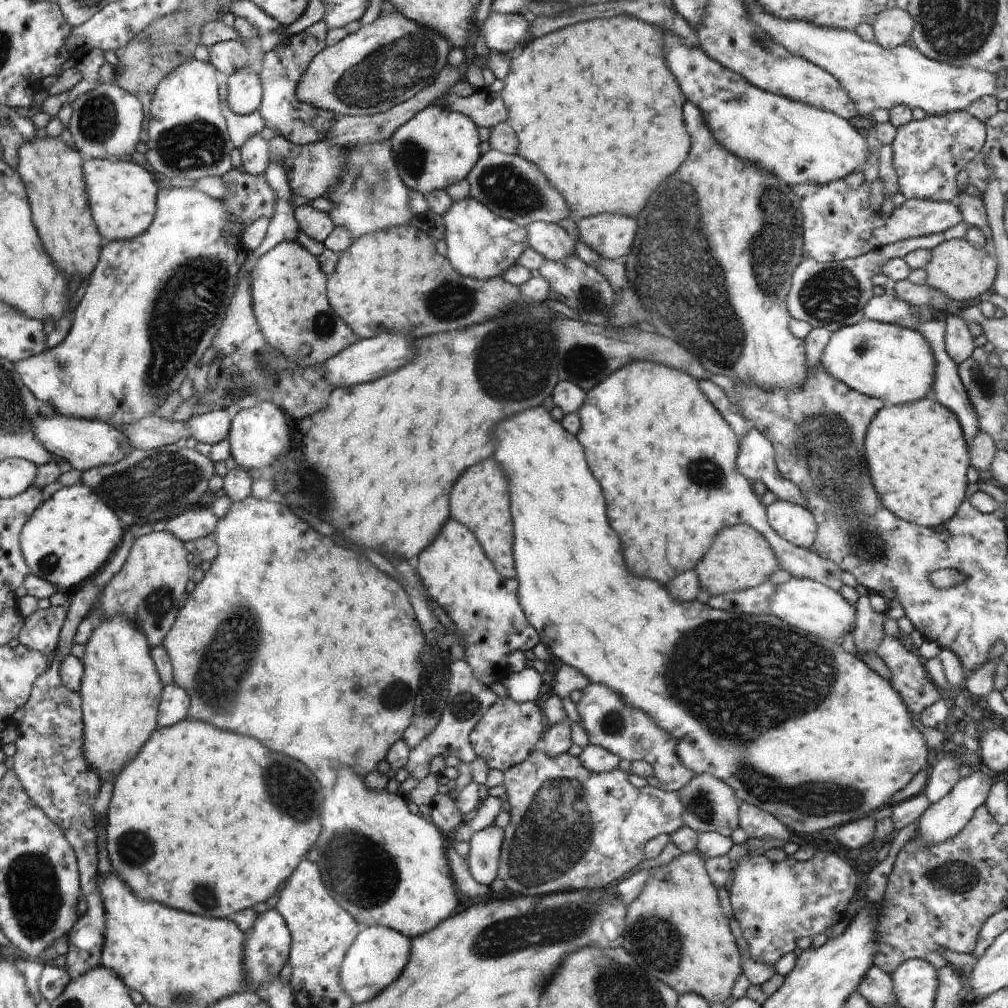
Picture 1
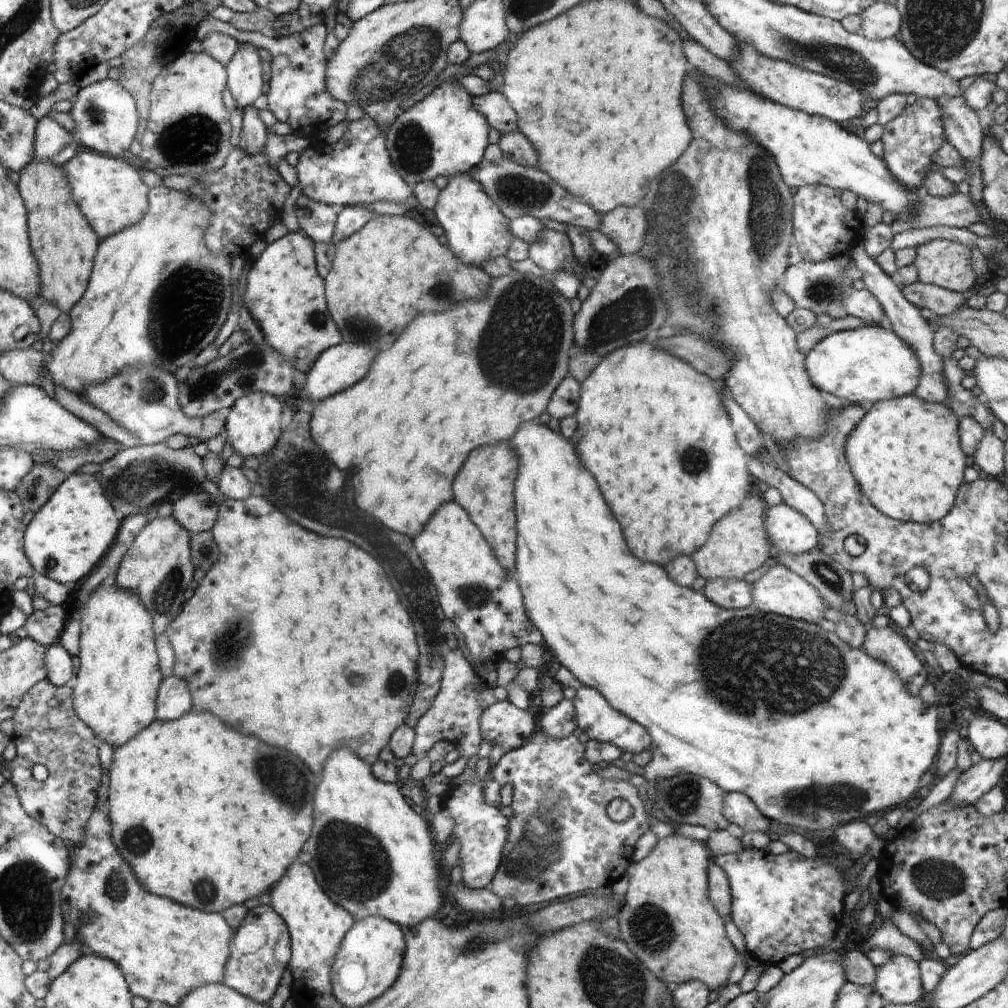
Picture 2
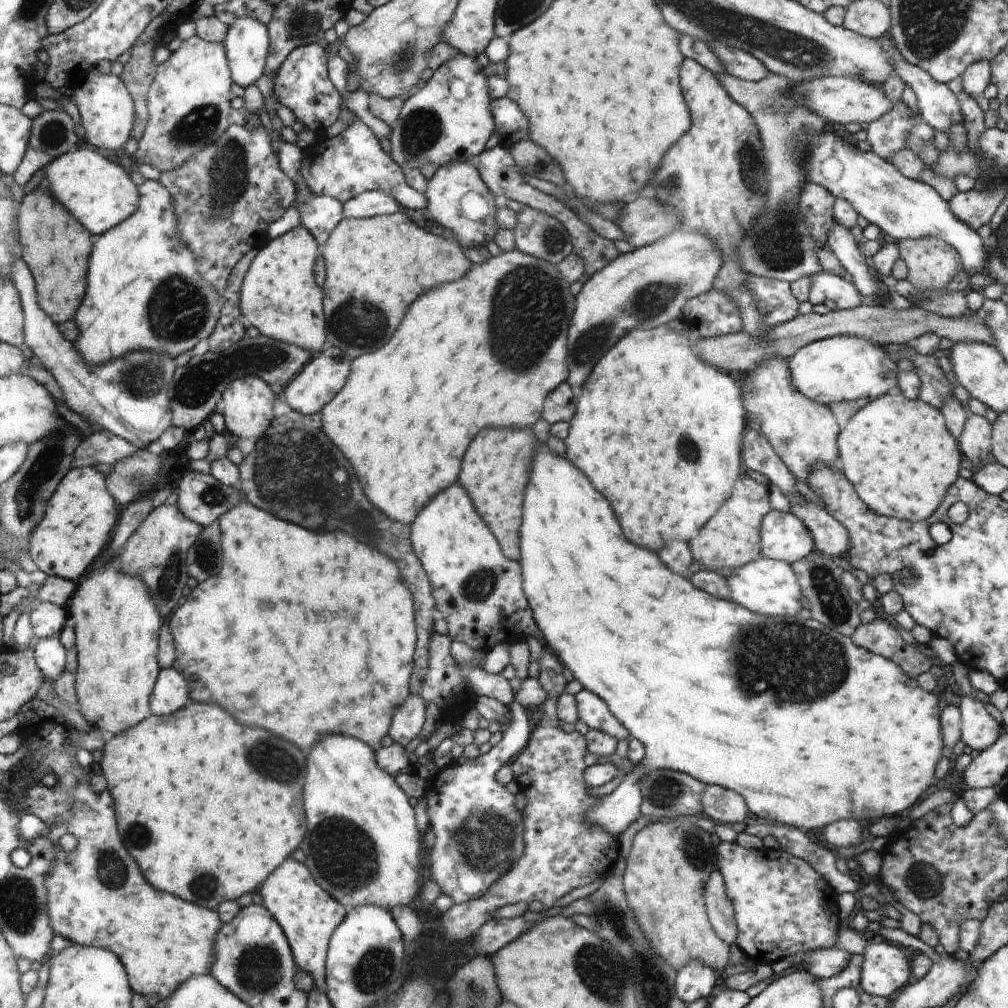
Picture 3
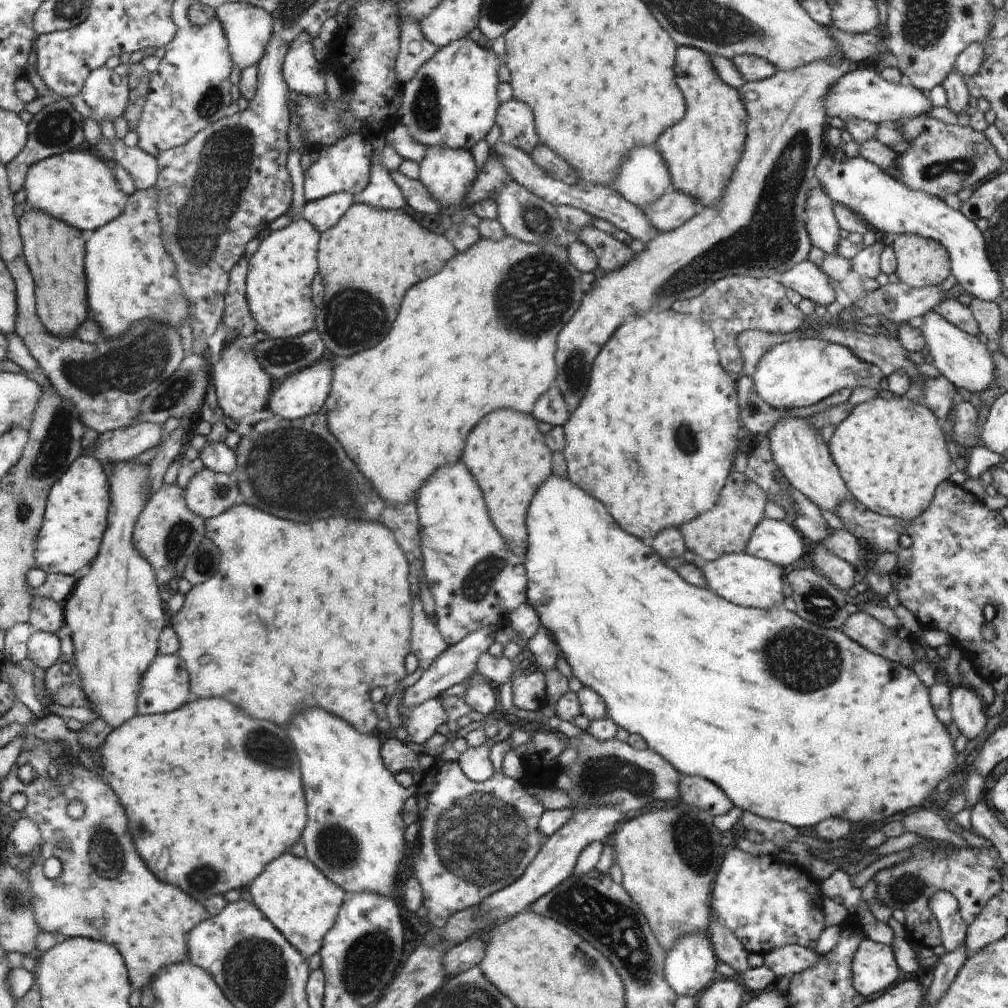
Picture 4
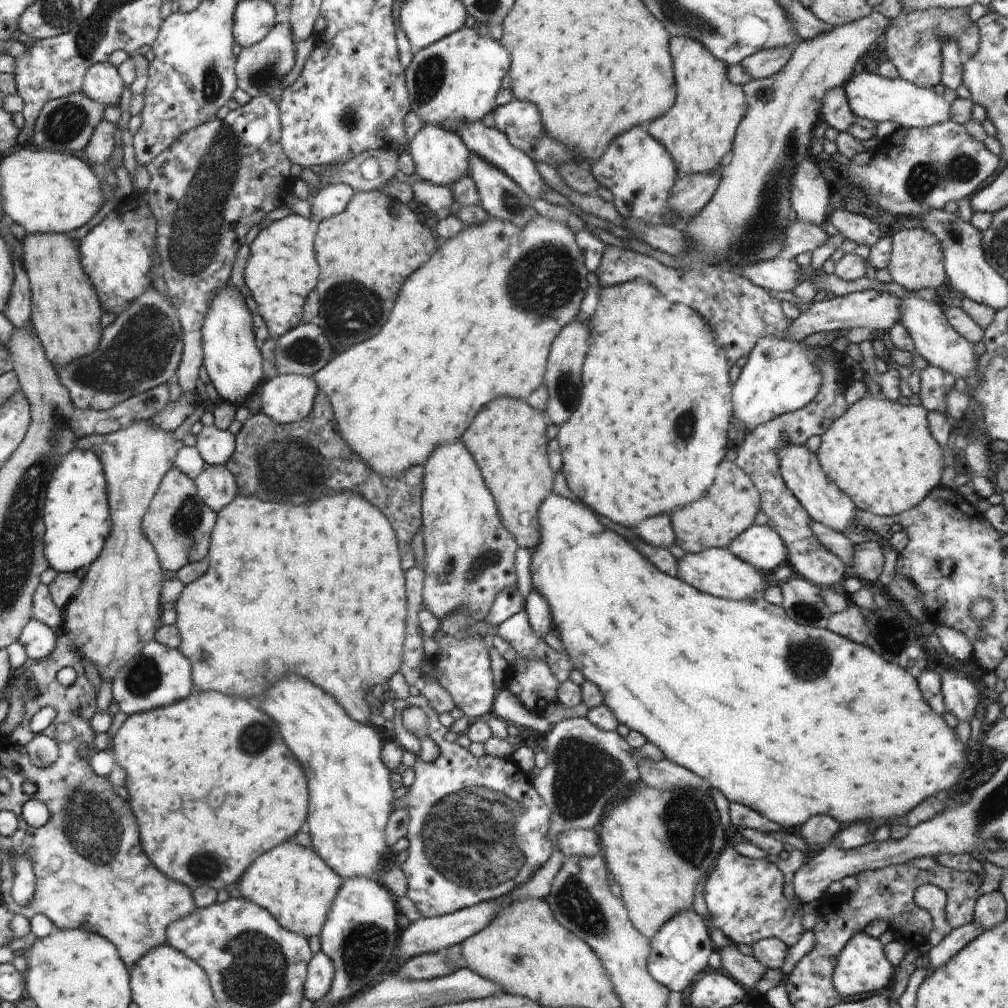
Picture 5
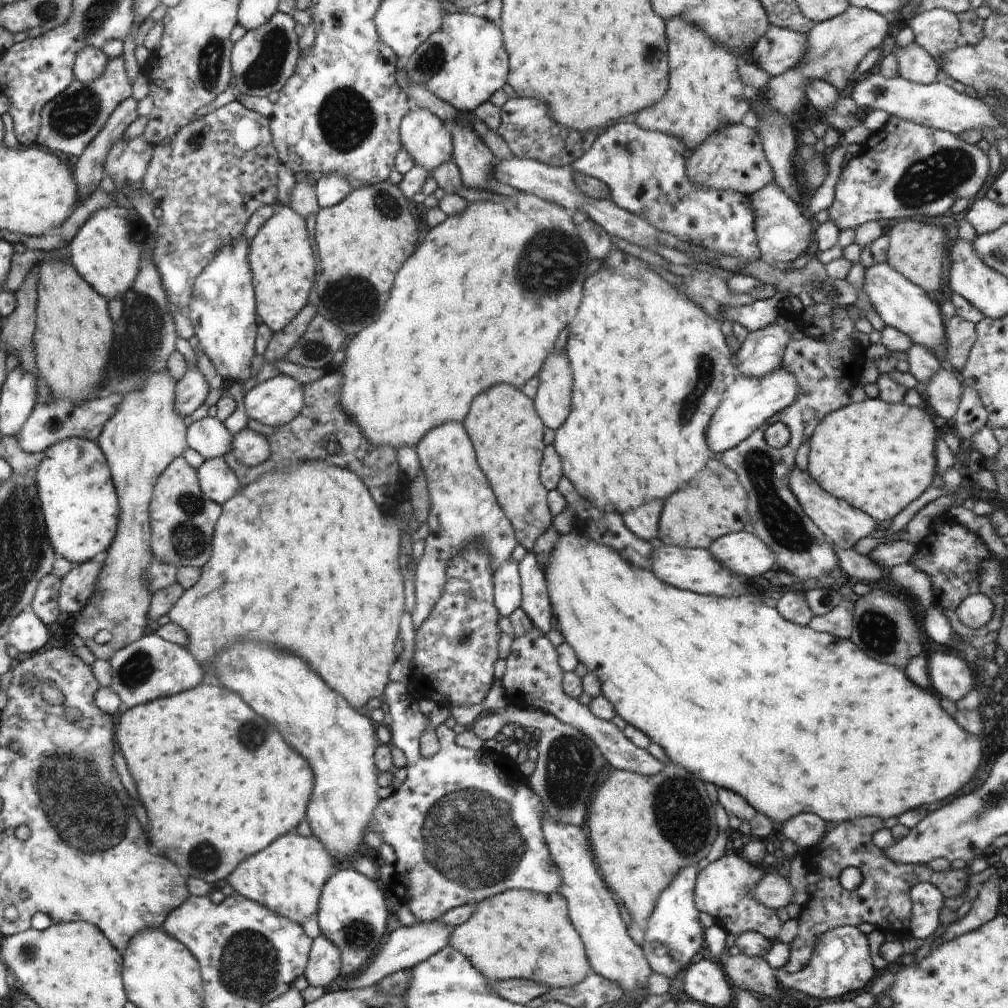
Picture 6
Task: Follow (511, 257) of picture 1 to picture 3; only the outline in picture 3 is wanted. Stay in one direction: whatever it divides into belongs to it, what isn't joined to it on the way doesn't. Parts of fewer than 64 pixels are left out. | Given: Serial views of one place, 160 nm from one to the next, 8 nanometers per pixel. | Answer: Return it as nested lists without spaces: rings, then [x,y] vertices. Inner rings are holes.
[[[474,162],[452,163],[447,167],[438,167],[434,177],[427,181],[425,194],[427,198],[426,207],[432,218],[444,228],[449,228],[454,232],[453,239],[463,250],[480,245],[486,246],[496,236],[499,227],[495,215],[501,204],[482,180]],[[468,194],[480,194],[484,198],[482,206],[462,206],[462,198],[468,196]]]

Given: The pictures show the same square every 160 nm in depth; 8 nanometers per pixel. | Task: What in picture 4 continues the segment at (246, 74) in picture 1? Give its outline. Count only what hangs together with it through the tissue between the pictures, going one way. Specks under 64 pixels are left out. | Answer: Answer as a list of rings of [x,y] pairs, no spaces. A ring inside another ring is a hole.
[[[224,3],[215,10],[222,23],[236,68],[258,64],[273,31],[271,14],[246,3]]]

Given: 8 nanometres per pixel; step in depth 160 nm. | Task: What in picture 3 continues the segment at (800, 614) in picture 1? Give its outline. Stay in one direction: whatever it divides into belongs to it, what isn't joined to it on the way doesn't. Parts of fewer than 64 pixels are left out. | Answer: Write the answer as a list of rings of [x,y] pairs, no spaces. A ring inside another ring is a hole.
[[[762,556],[734,570],[736,575],[727,578],[731,592],[730,600],[762,616],[800,617],[799,613],[803,609],[800,603],[803,596],[801,584],[787,562]]]

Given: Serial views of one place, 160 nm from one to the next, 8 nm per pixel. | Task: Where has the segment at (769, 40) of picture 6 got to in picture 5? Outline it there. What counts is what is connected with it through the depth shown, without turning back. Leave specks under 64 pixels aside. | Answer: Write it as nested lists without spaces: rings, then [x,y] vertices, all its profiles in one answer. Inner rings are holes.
[[[791,47],[759,50],[747,56],[741,65],[752,79],[765,79],[781,72],[793,50]]]

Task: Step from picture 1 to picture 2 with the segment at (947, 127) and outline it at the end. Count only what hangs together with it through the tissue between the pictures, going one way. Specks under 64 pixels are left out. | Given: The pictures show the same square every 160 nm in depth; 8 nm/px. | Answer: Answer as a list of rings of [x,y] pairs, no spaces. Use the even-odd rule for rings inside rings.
[[[918,98],[914,104],[907,105],[894,120],[882,125],[880,141],[884,146],[884,163],[896,181],[910,190],[918,190],[922,187],[920,182],[924,180],[926,172],[930,172],[930,168],[937,168],[932,162],[932,154],[936,154],[936,148],[946,142],[940,106],[930,98]]]

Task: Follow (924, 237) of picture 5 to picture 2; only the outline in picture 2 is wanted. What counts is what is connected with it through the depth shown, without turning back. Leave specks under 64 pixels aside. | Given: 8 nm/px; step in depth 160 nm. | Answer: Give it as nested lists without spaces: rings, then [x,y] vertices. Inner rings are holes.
[[[945,239],[930,240],[916,248],[914,266],[918,281],[970,294],[976,284],[971,250]]]

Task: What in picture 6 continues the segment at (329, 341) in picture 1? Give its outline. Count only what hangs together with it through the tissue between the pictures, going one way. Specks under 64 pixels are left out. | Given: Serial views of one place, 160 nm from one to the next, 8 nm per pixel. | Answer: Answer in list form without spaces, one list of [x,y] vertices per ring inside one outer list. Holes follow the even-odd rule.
[[[277,202],[274,214],[258,230],[250,243],[249,264],[256,274],[256,298],[260,298],[260,318],[272,332],[286,328],[308,304],[314,284],[314,250],[308,240],[304,217]]]

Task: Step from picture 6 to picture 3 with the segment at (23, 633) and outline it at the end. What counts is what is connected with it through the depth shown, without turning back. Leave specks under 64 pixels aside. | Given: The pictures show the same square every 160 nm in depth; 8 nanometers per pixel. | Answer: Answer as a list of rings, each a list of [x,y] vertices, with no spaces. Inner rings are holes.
[[[41,638],[33,643],[35,662],[43,671],[43,676],[56,680],[67,668],[67,649],[59,638]]]

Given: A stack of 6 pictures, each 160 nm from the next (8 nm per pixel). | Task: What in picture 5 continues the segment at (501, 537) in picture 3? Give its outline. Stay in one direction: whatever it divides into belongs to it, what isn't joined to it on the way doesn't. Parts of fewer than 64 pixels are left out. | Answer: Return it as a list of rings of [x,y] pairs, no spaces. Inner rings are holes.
[[[504,397],[496,398],[484,410],[480,410],[470,430],[464,434],[464,444],[472,454],[473,461],[478,465],[490,494],[495,498],[502,524],[515,538],[518,548],[532,550],[538,544],[540,533],[537,510],[541,502],[552,493],[555,472],[550,466],[547,453],[549,443],[546,436],[547,426],[544,414],[532,408],[526,401]]]

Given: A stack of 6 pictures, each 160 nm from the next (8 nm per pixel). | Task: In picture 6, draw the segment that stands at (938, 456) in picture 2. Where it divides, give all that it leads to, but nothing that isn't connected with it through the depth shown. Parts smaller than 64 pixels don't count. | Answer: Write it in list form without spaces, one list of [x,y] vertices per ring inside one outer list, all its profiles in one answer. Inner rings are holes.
[[[880,398],[850,403],[827,414],[814,429],[810,441],[808,472],[833,497],[864,511],[877,520],[893,519],[929,486],[936,474],[935,442],[941,434],[924,406],[887,403]]]

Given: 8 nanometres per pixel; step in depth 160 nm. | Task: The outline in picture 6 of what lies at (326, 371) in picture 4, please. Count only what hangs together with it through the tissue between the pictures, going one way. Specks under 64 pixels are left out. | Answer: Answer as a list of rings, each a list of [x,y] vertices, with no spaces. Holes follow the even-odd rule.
[[[277,375],[255,385],[244,395],[249,418],[266,426],[279,427],[294,421],[306,405],[303,384],[288,375]]]

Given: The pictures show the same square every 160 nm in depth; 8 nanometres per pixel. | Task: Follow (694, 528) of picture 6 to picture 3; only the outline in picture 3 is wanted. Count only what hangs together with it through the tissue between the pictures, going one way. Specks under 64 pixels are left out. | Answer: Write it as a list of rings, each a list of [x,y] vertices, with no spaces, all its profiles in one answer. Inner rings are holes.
[[[743,473],[734,483],[731,497],[690,542],[691,555],[695,562],[694,570],[737,569],[762,557],[760,527],[764,515],[770,511],[767,487]]]

